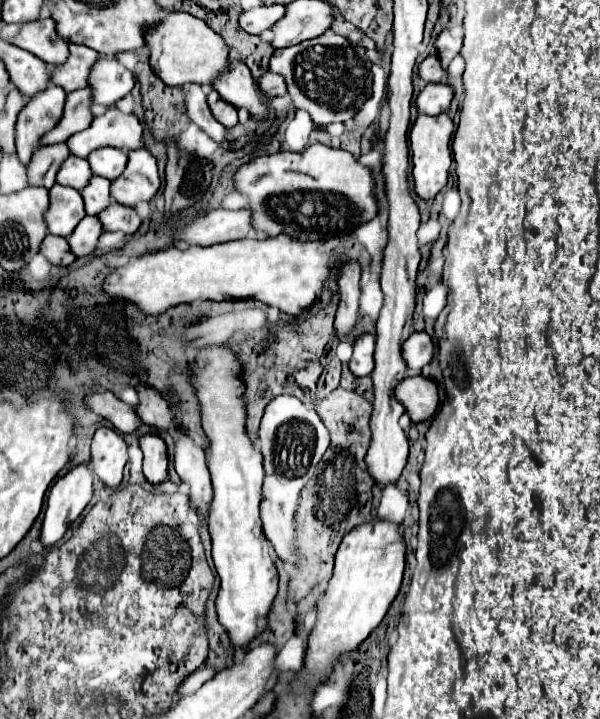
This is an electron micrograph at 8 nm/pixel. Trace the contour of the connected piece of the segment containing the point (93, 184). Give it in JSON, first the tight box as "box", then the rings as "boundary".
{"box":[80,177,112,215],"boundary":[[[92,177],[80,193],[86,203],[86,215],[98,215],[102,209],[106,209],[112,203],[110,181],[104,177]]]}

